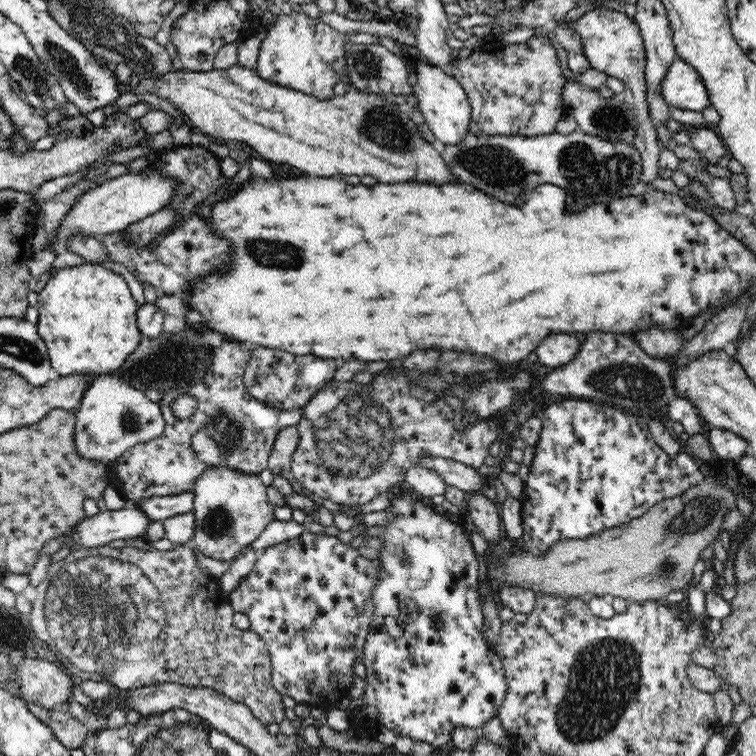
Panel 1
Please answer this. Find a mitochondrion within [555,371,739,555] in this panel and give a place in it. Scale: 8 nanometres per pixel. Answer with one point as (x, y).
(700, 511)

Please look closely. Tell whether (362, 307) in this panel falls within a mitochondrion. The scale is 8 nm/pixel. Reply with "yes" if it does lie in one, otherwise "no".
no

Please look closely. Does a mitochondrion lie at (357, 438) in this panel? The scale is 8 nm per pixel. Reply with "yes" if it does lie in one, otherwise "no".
yes

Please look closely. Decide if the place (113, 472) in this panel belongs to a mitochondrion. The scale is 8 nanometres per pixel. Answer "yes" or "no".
no

